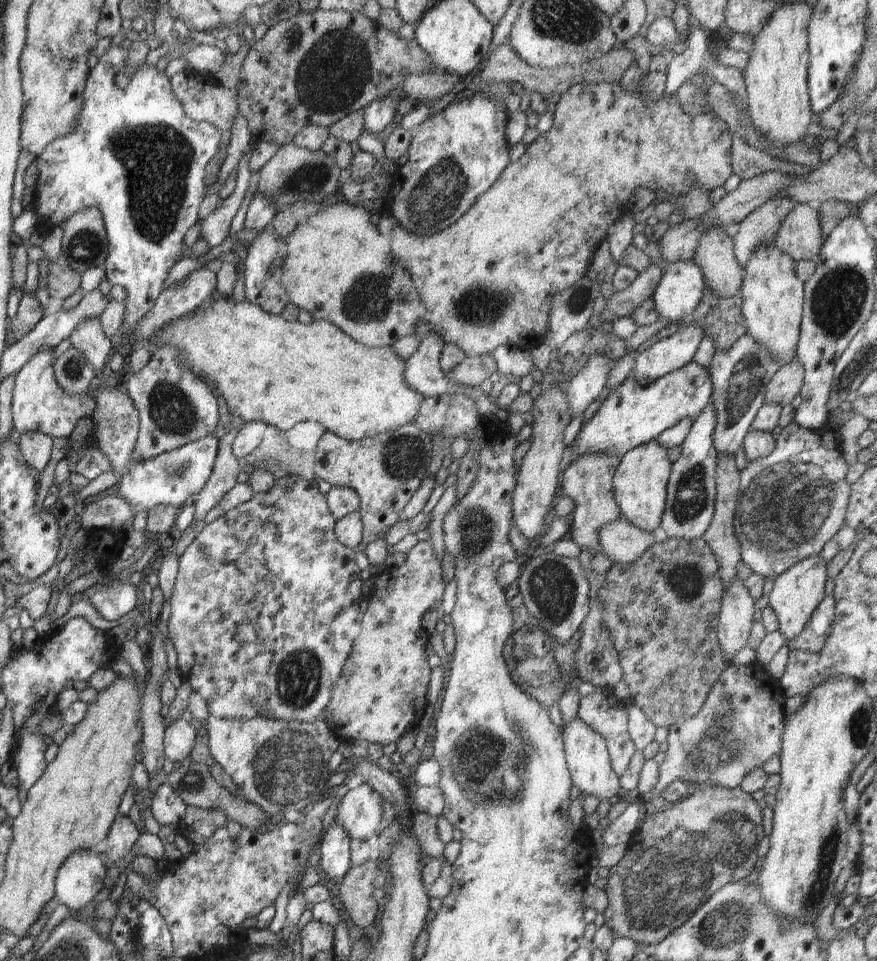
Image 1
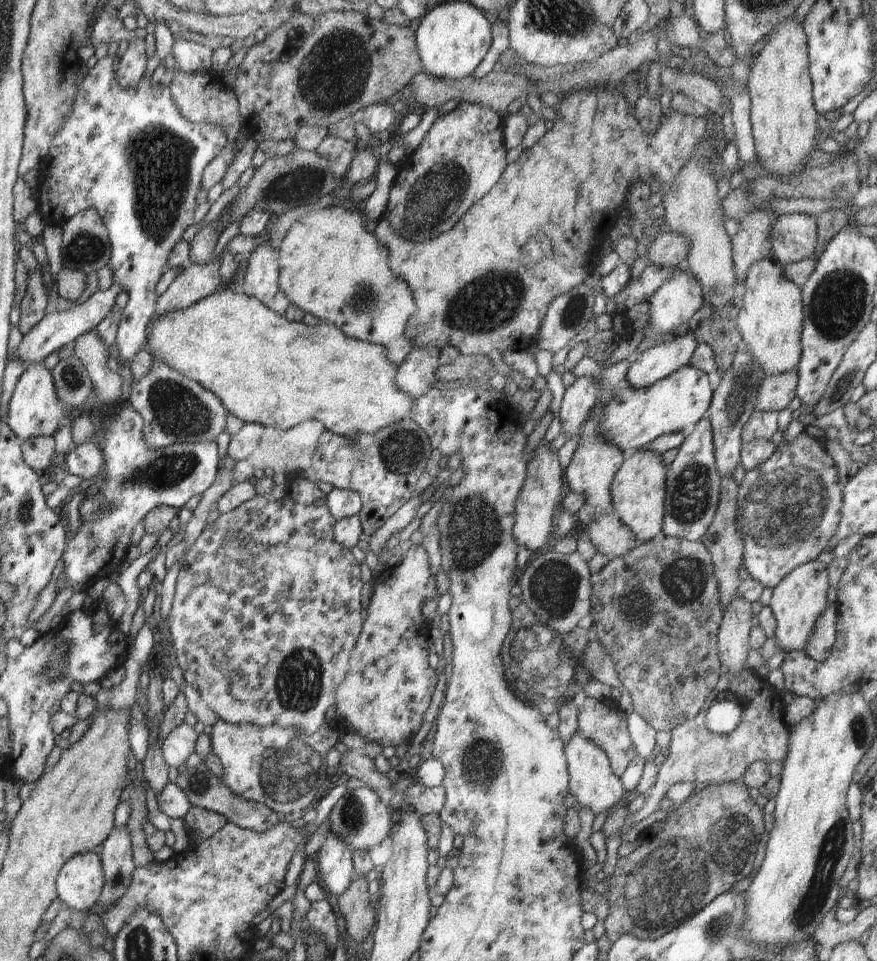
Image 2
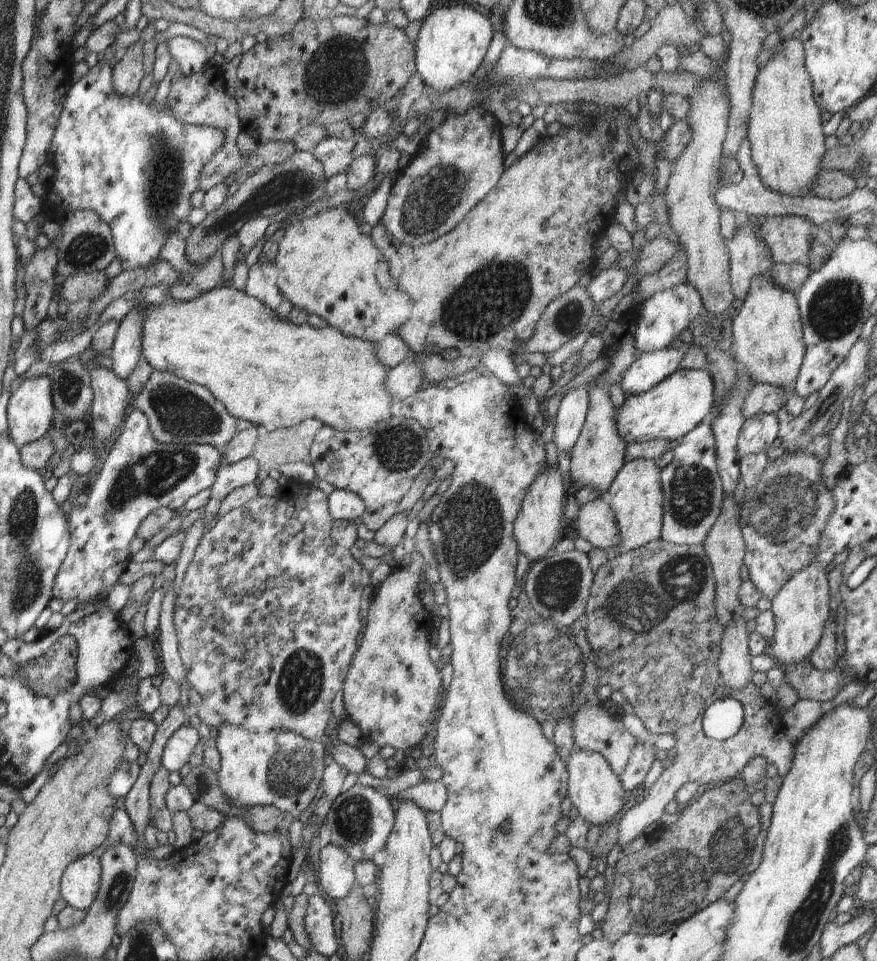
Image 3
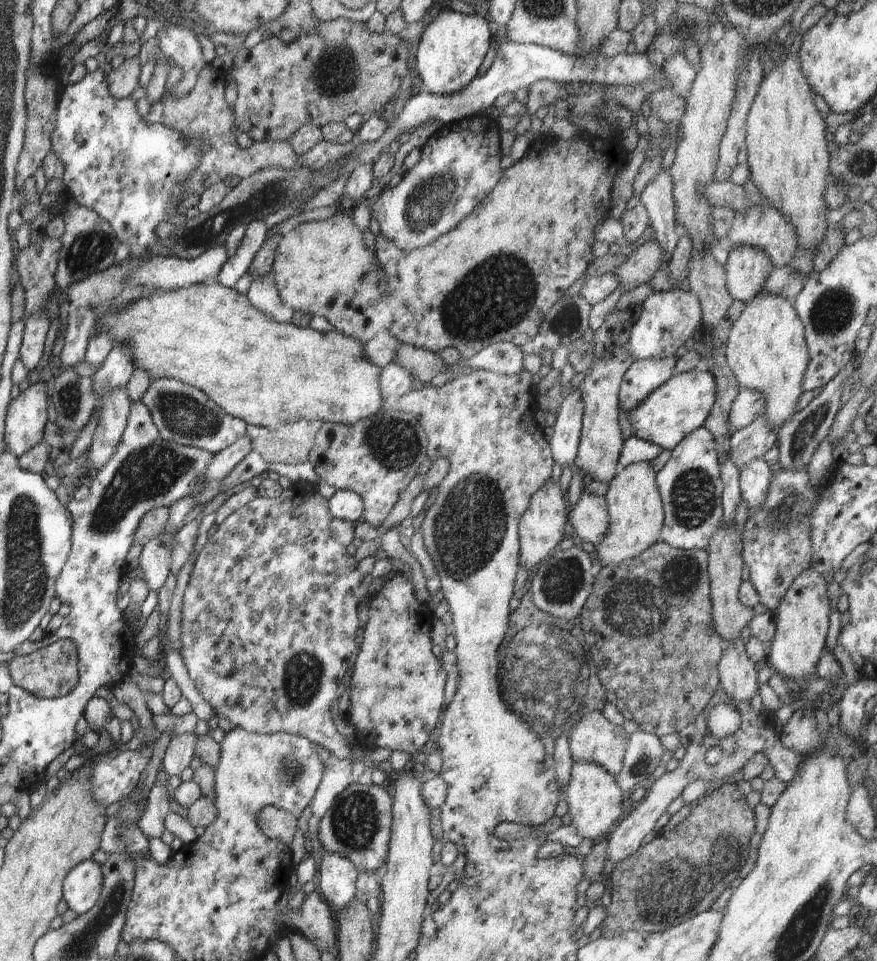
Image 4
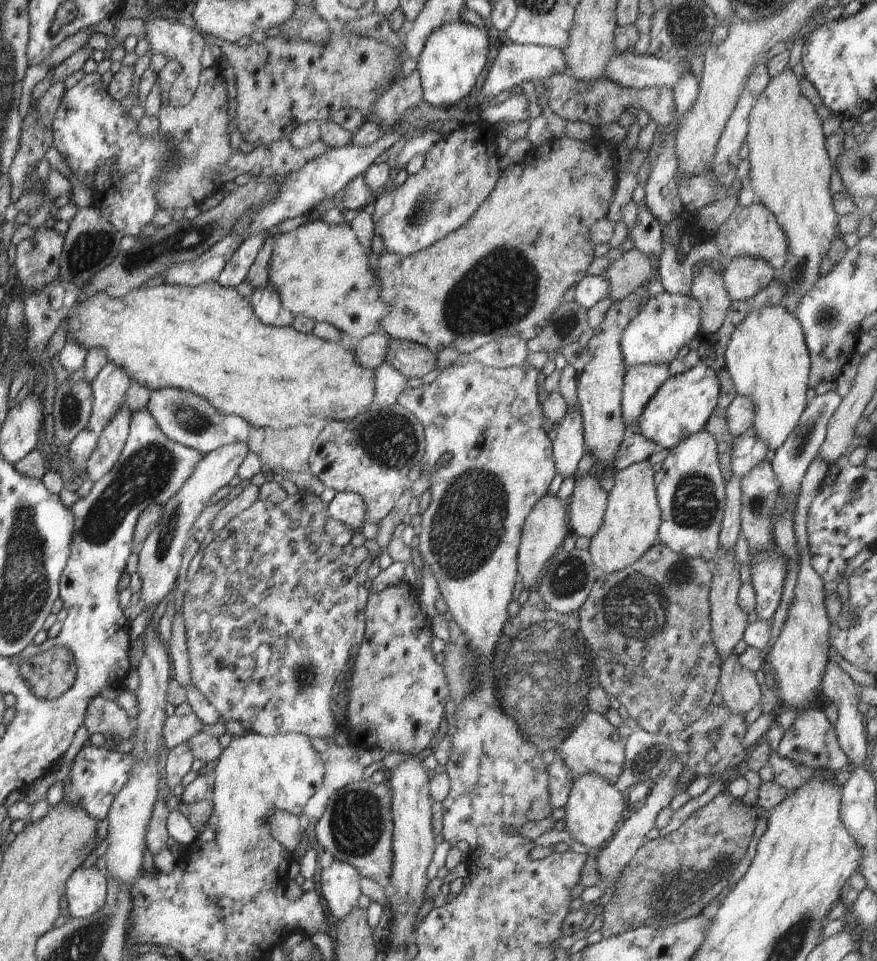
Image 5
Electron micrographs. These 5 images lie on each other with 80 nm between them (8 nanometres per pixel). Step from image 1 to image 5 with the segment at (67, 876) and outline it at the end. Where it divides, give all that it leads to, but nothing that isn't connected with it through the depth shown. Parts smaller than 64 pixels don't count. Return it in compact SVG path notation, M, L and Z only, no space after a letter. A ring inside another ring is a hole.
M81 865L72 871L65 886L71 917L85 919L105 903L107 878L95 865Z

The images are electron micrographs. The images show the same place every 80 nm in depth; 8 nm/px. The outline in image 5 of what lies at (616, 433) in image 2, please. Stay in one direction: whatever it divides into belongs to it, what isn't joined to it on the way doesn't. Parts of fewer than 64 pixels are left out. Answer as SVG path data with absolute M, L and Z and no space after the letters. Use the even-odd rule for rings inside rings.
M704 364L668 378L645 404L639 418L640 434L657 444L658 448L670 450L686 437L704 430L706 423L720 398L721 388L717 374Z

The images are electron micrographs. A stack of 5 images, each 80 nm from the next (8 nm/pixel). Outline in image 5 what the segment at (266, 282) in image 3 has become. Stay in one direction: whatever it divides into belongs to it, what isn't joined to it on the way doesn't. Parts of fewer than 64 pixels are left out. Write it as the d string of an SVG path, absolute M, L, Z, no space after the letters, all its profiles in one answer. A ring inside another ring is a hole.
M273 284L255 288L249 297L254 314L264 323L273 327L287 327L293 323L294 316L281 303Z

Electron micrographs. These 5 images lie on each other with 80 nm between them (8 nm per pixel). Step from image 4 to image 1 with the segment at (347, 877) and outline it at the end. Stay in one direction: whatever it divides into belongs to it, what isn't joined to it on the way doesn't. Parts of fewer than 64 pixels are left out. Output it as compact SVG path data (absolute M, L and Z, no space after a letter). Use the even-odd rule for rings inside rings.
M334 821L324 832L317 858L325 874L336 883L342 882L344 876L353 867L350 861L351 838L344 828Z

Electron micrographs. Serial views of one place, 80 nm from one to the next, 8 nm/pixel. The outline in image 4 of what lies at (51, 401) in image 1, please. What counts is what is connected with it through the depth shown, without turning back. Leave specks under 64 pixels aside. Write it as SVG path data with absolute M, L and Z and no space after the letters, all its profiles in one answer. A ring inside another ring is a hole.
M43 378L22 392L15 391L10 401L4 440L17 458L43 439L44 426L48 422L46 391L47 383Z

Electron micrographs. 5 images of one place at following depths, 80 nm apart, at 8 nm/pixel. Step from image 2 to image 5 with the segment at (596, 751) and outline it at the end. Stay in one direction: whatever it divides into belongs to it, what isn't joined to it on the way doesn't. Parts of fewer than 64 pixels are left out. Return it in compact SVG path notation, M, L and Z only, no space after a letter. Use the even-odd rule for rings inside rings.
M587 772L573 778L573 785L565 804L565 817L560 828L566 828L574 841L586 845L589 850L600 850L614 834L622 820L622 810L626 806L624 796L615 785L610 784L603 776Z

